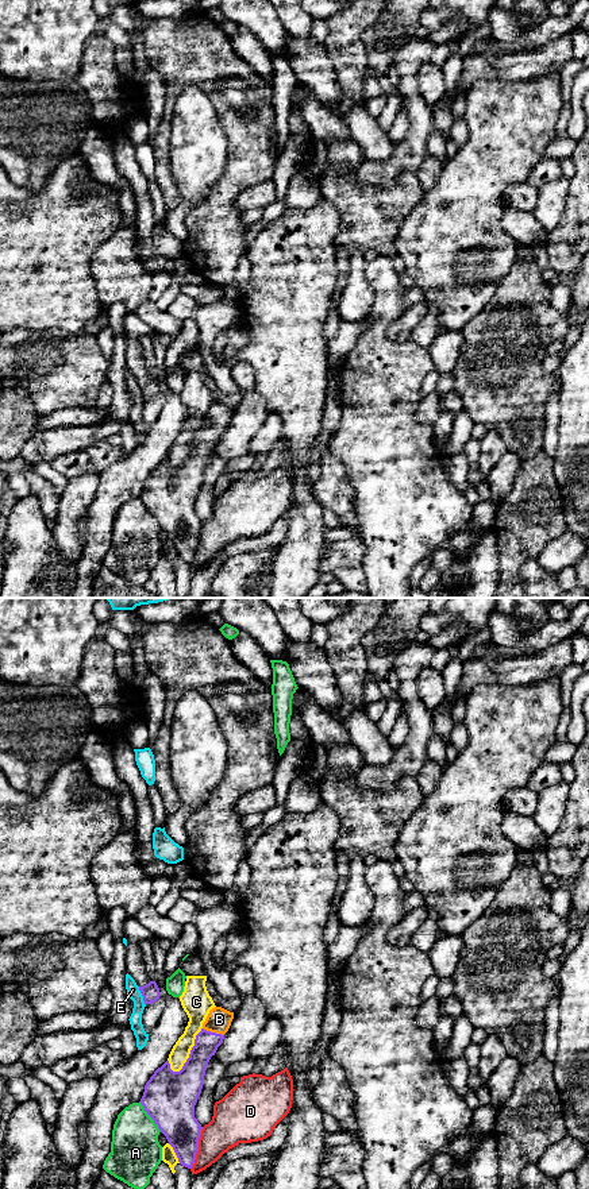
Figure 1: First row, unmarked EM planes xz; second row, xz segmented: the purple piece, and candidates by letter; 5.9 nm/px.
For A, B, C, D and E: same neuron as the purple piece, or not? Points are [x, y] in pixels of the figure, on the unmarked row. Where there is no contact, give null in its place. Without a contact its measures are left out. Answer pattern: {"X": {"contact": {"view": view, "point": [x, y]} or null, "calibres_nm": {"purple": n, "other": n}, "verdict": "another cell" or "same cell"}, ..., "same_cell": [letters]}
{"A": {"contact": {"view": "xz", "point": [149, 510]}, "calibres_nm": {"purple": 320, "other": 300}, "verdict": "another cell"}, "B": {"contact": {"view": "xz", "point": [214, 428]}, "calibres_nm": {"purple": 140, "other": 140}, "verdict": "same cell"}, "C": {"contact": {"view": "xz", "point": [191, 447]}, "calibres_nm": {"purple": 240, "other": 130}, "verdict": "another cell"}, "D": {"contact": {"view": "xz", "point": [197, 544]}, "calibres_nm": {"purple": 240, "other": 240}, "verdict": "another cell"}, "E": {"contact": {"view": "xz", "point": [142, 390]}, "calibres_nm": {"purple": 110, "other": 80}, "verdict": "another cell"}, "same_cell": ["B"]}

